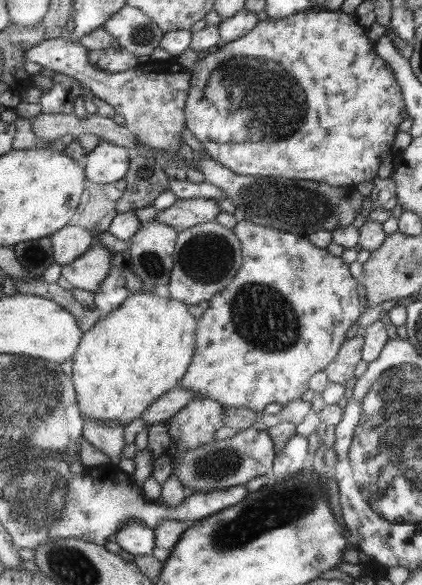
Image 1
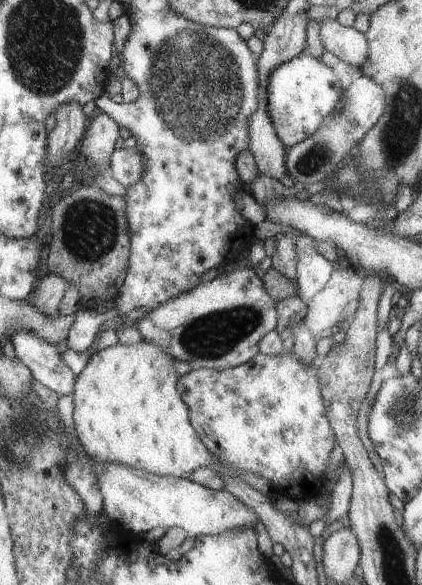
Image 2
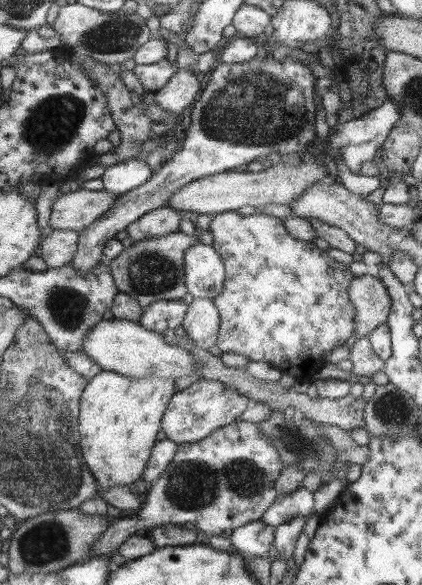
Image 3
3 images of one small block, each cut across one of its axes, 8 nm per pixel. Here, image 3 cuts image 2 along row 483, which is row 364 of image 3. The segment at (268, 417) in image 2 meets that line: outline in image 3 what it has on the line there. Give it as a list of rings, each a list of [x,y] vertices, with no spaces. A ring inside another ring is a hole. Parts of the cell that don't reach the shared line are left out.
[[[237,212],[217,214],[211,222],[211,234],[213,246],[221,252],[227,266],[225,292],[215,298],[221,312],[221,332],[215,346],[223,354],[241,354],[251,362],[265,362],[281,374],[297,378],[297,382],[313,384],[319,372],[329,366],[325,356],[357,334],[357,304],[351,298],[355,274],[313,242],[297,240],[289,234],[285,220],[267,214],[257,212],[245,218]]]

